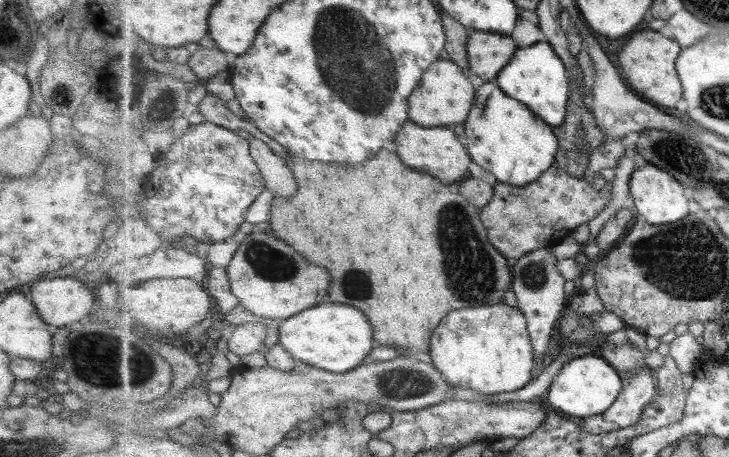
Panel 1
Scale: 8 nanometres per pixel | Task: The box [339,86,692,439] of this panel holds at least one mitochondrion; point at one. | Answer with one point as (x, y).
(471, 272)

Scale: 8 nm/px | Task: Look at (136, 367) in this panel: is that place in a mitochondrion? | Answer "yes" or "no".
yes

